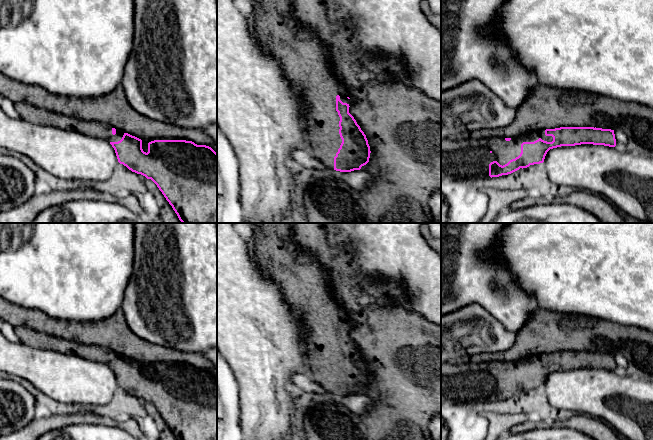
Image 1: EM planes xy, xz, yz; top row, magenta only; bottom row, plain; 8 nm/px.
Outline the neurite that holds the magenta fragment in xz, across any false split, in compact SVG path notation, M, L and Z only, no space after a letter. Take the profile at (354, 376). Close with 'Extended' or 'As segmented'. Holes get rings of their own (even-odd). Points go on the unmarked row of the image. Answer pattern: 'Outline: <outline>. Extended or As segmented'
Outline: M253 223L262 227L262 238L253 238L248 241L248 246L253 253L259 255L257 259L262 272L275 281L282 289L286 301L290 307L302 318L307 327L304 337L304 350L306 352L306 364L308 366L306 381L315 382L330 394L351 396L360 394L369 386L370 370L366 359L349 337L352 329L343 307L335 300L330 289L330 282L326 270L321 266L317 257L300 247L292 238L292 223Z. Extended

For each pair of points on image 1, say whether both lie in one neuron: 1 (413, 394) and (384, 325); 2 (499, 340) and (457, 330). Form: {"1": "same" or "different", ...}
{"1": "same", "2": "same"}

